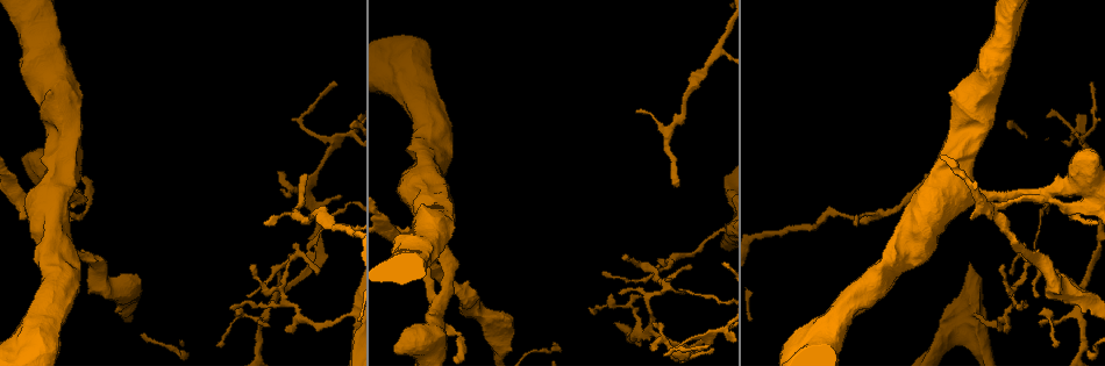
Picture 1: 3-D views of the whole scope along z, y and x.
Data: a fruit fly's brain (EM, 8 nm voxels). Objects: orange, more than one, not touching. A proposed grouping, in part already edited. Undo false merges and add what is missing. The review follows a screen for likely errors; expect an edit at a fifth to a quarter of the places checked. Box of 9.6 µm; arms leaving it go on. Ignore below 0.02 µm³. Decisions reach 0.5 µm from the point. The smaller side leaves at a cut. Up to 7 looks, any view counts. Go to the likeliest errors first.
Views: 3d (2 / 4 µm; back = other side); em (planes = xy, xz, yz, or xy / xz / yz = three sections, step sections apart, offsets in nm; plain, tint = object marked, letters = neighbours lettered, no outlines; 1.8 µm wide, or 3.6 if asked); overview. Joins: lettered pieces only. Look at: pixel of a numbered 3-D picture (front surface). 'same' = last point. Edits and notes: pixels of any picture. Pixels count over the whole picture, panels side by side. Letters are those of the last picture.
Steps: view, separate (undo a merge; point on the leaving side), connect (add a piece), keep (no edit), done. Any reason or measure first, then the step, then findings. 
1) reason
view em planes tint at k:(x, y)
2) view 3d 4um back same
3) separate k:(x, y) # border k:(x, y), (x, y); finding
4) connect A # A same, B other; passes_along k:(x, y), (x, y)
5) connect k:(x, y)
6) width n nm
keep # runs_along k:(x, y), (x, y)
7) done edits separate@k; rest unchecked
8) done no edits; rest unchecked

arms run side by side
view em planes letters at 1:(1042, 197)

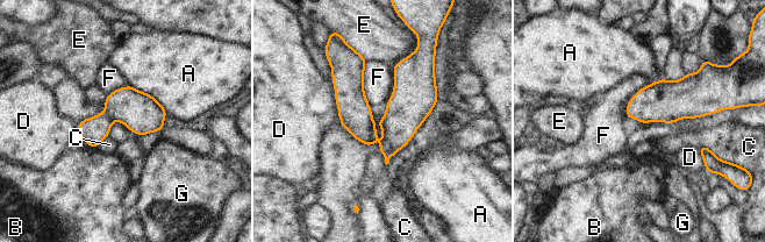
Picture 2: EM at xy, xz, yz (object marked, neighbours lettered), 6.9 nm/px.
longest_contact A 340 nm
keep # A other, B other, C other, D other, E other, F other, G other; one neuron here

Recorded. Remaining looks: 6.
three arms meet
view 3d 2um at 1:(660, 283)

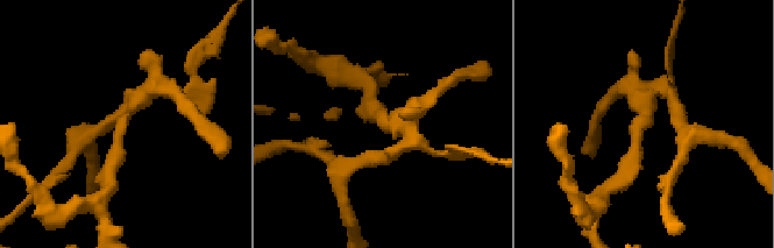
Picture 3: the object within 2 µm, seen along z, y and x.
view em planes tint at 3:(646, 122)

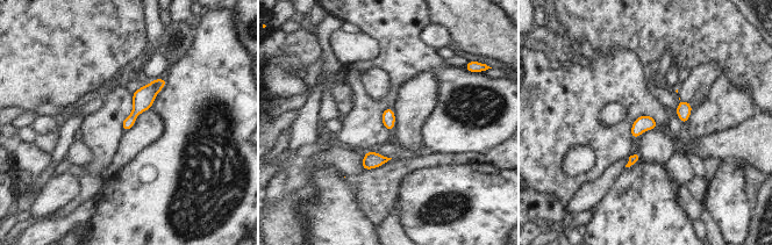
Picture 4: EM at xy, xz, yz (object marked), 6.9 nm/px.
view em planes letters same

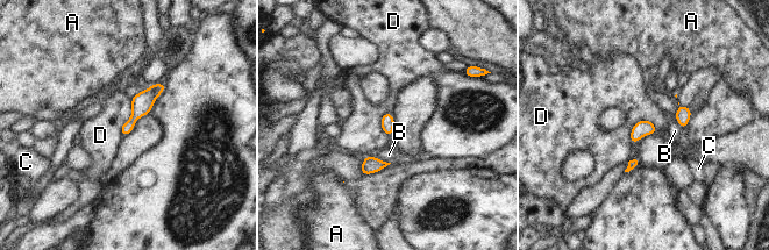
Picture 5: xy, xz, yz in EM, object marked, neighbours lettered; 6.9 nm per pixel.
separate 5:(157, 88) # A other, B other, C other, D other; border 5:(149, 88), (157, 95); two neurons meet here

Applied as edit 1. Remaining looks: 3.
see it whole again
view overview

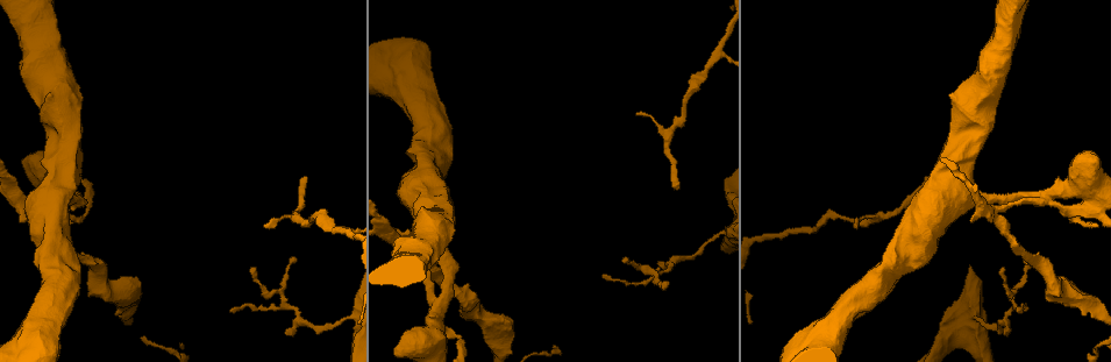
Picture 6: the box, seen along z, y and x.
an open end
view em planes letters at 6:(306, 177)

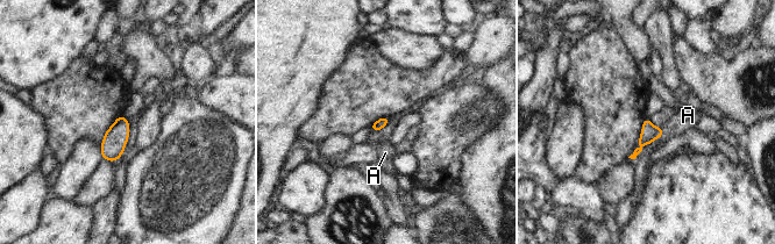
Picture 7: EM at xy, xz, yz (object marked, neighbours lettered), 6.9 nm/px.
connect 7:(688, 115) # A same; the neuron continues

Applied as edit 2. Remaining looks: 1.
done edits separate@5, connect@7; rest unchecked

